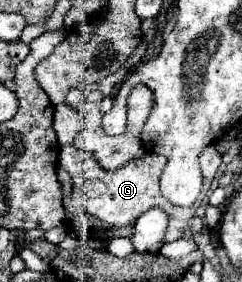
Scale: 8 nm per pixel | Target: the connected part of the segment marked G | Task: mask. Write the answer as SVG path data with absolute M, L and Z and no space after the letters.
M66 145L66 147L60 147L60 157L58 157L58 163L70 173L72 181L74 181L74 193L72 193L72 203L84 211L88 211L90 215L106 221L108 225L112 227L126 227L126 225L134 225L136 219L148 211L150 207L162 207L170 221L168 221L168 231L164 235L164 243L168 241L176 241L184 235L184 229L189 227L191 220L196 213L196 209L200 207L202 199L206 197L210 185L212 185L212 179L220 167L220 159L222 155L218 153L218 149L214 145L208 145L202 149L198 161L200 161L200 168L202 175L204 175L204 185L202 185L202 191L198 201L188 205L186 207L172 205L170 201L166 201L158 189L158 181L160 181L160 175L162 175L162 169L166 167L168 159L164 155L154 155L154 153L148 153L144 155L142 159L134 159L130 161L128 165L122 165L120 169L114 169L114 171L106 171L90 153L86 151L80 151L76 149L74 145Z

